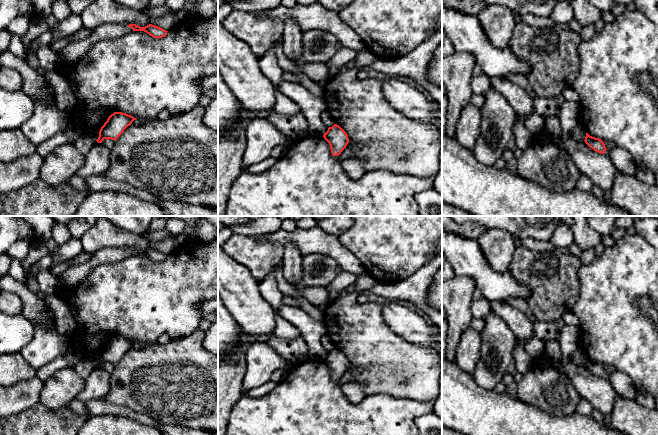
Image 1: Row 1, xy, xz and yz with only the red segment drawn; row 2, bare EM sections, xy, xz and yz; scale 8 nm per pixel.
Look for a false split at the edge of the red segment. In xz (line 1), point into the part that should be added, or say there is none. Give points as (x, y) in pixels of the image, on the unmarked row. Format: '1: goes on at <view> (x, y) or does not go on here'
1: does not go on here

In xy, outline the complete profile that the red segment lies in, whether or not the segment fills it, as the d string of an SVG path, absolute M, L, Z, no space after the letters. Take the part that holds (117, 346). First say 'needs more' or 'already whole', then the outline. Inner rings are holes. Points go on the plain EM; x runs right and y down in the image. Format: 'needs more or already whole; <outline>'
already whole; M114 336L101 351L99 361L96 365L98 367L102 367L104 363L115 365L134 344L136 344L136 342L131 339L122 336Z

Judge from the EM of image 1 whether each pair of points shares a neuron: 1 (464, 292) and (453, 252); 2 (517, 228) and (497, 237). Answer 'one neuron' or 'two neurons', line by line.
1: two neurons
2: two neurons

